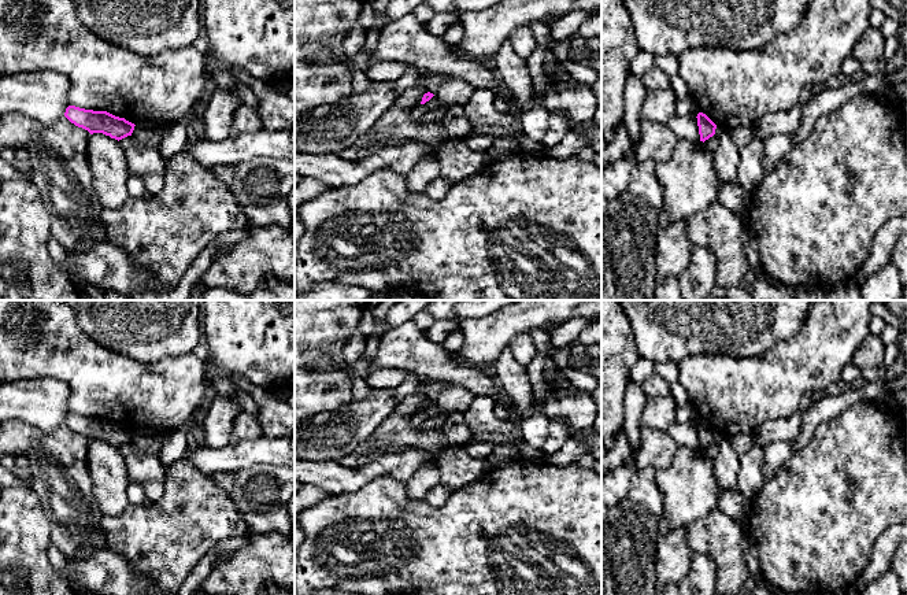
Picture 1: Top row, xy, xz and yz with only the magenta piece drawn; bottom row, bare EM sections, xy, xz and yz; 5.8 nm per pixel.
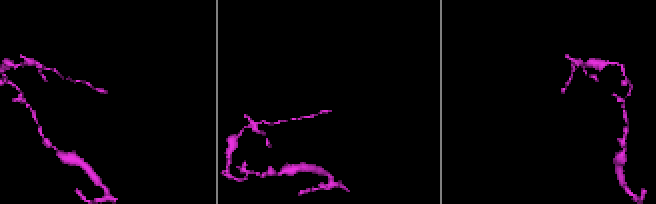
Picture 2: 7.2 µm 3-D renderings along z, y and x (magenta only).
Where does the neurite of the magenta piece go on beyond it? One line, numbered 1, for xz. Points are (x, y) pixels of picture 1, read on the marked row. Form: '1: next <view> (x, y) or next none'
1: next none

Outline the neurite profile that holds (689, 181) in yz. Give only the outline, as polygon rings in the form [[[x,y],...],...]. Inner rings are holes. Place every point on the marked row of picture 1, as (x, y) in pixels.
[[[680,140],[673,158],[667,162],[656,162],[655,171],[663,189],[663,212],[669,214],[673,221],[688,221],[697,211],[706,210],[717,202],[718,189],[723,185],[714,166],[714,152],[700,140]]]

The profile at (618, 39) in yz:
[[[601,0],[601,129],[615,129],[623,119],[625,82],[640,51],[630,14],[622,0]]]

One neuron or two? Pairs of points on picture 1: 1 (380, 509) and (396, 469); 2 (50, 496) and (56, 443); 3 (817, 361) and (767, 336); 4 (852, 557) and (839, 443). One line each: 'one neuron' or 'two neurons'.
1: two neurons
2: one neuron
3: two neurons
4: one neuron

